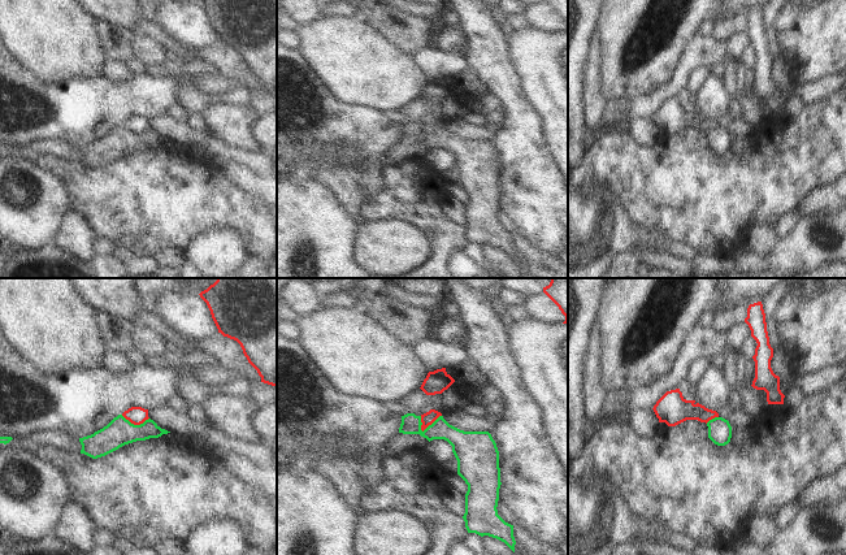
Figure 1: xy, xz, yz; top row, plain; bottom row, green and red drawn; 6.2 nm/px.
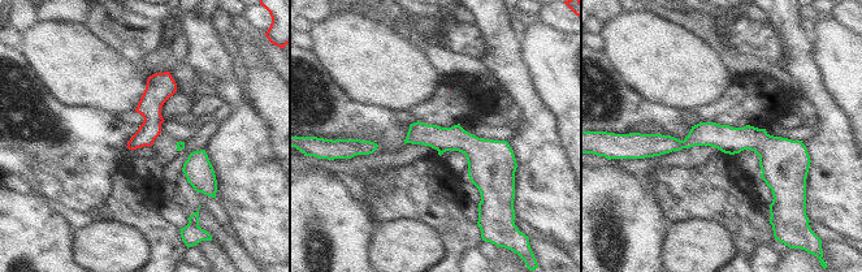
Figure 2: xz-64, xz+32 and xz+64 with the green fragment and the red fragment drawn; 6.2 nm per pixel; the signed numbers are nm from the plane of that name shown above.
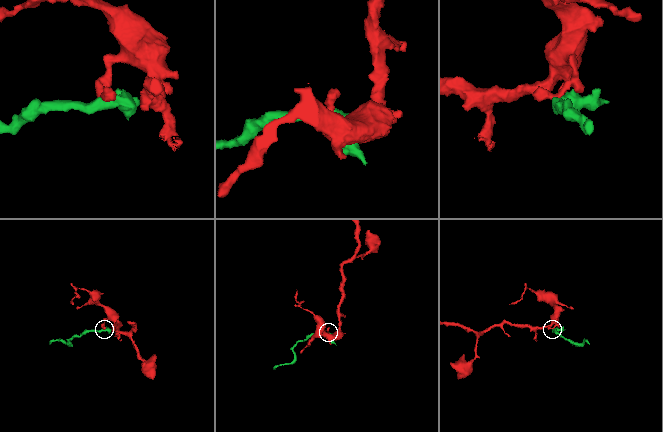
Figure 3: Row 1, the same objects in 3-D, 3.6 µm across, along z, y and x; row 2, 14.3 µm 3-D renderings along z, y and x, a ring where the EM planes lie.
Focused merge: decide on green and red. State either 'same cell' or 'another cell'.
another cell

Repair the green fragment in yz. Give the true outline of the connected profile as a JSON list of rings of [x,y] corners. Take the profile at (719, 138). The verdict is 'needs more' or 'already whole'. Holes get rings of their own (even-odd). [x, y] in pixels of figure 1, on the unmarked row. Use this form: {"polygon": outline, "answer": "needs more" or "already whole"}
{"polygon": [[[715,126],[707,131],[708,147],[717,155],[725,155],[732,147],[732,135],[728,129]]], "answer": "already whole"}

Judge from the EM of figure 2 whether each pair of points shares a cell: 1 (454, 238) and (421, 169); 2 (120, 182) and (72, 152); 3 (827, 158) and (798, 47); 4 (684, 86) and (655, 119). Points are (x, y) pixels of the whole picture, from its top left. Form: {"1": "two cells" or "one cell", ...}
{"1": "one cell", "2": "two cells", "3": "one cell", "4": "two cells"}

